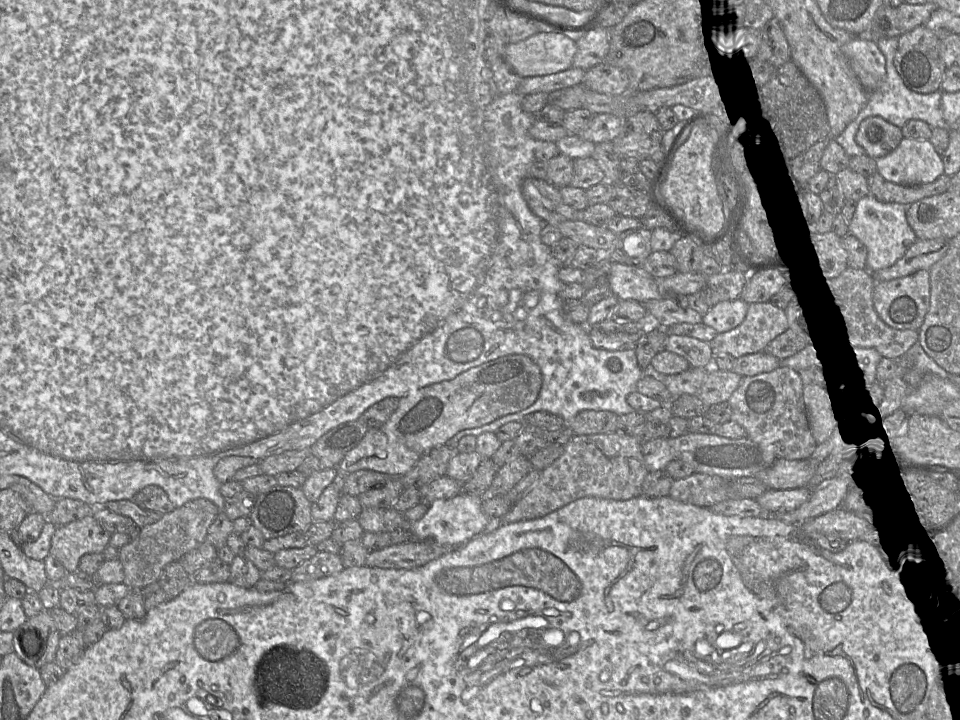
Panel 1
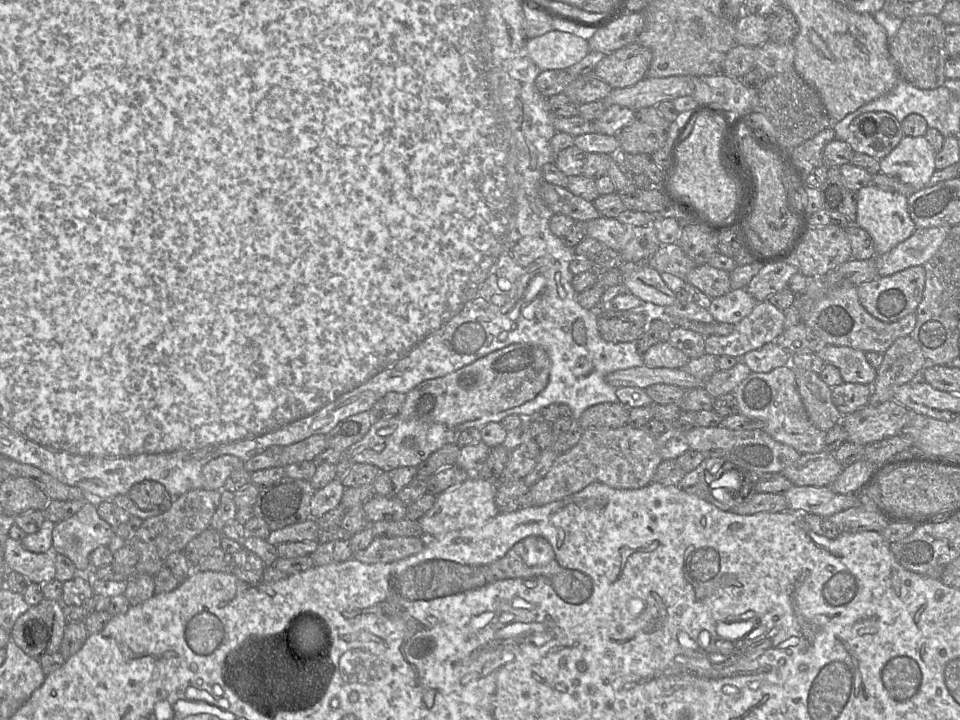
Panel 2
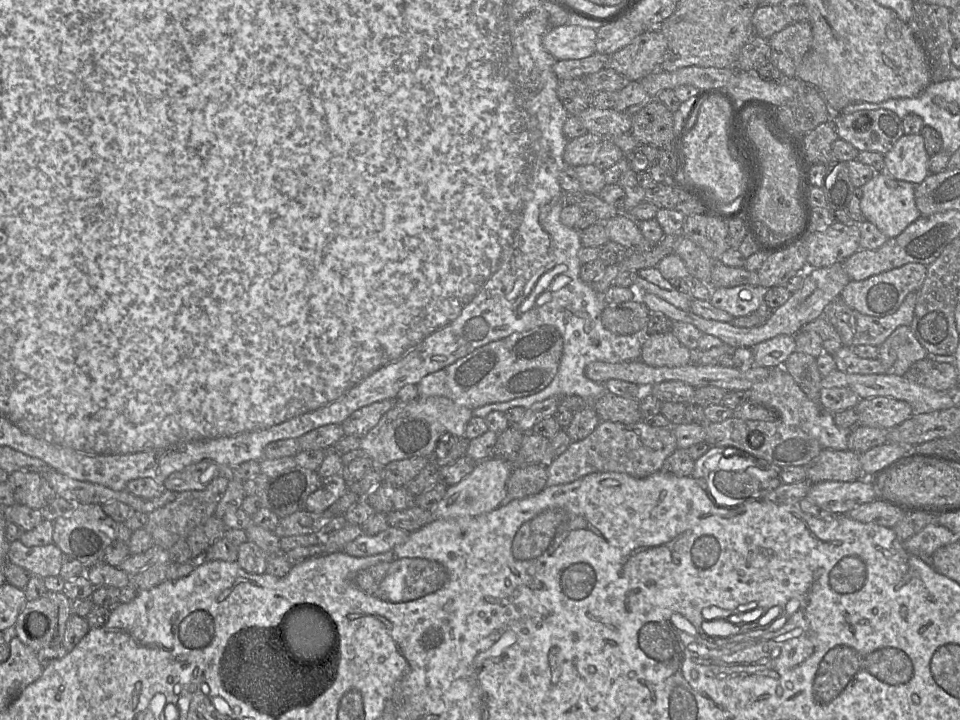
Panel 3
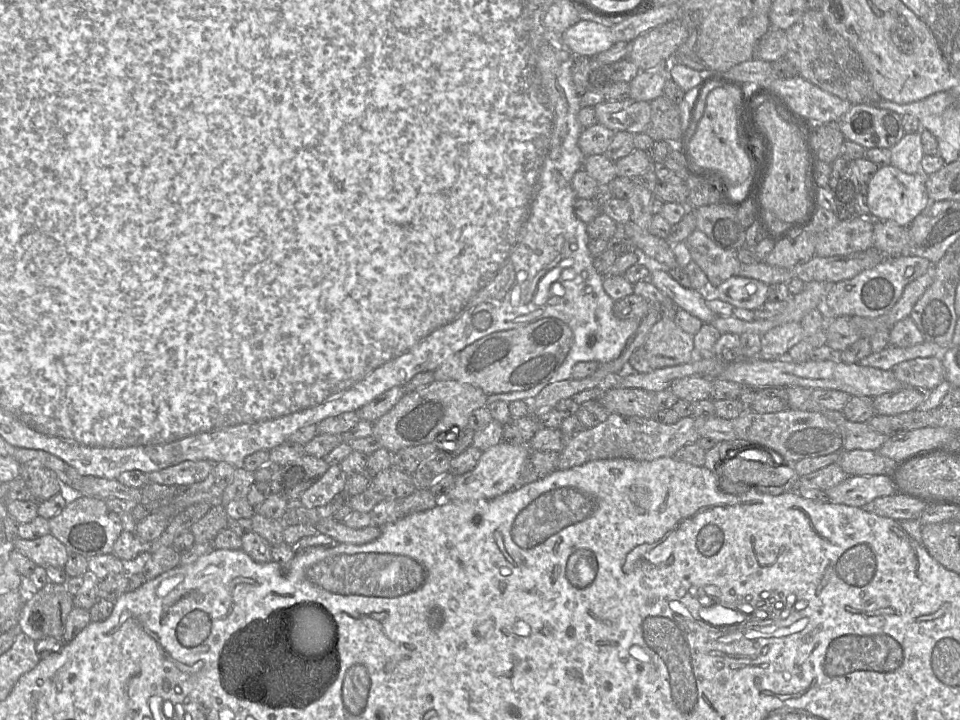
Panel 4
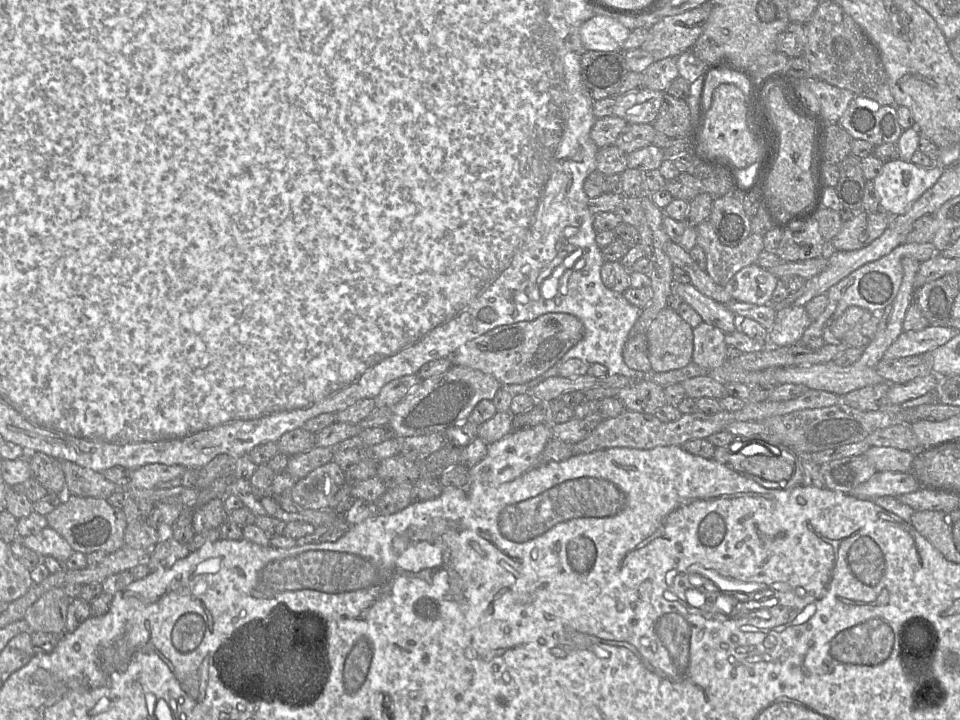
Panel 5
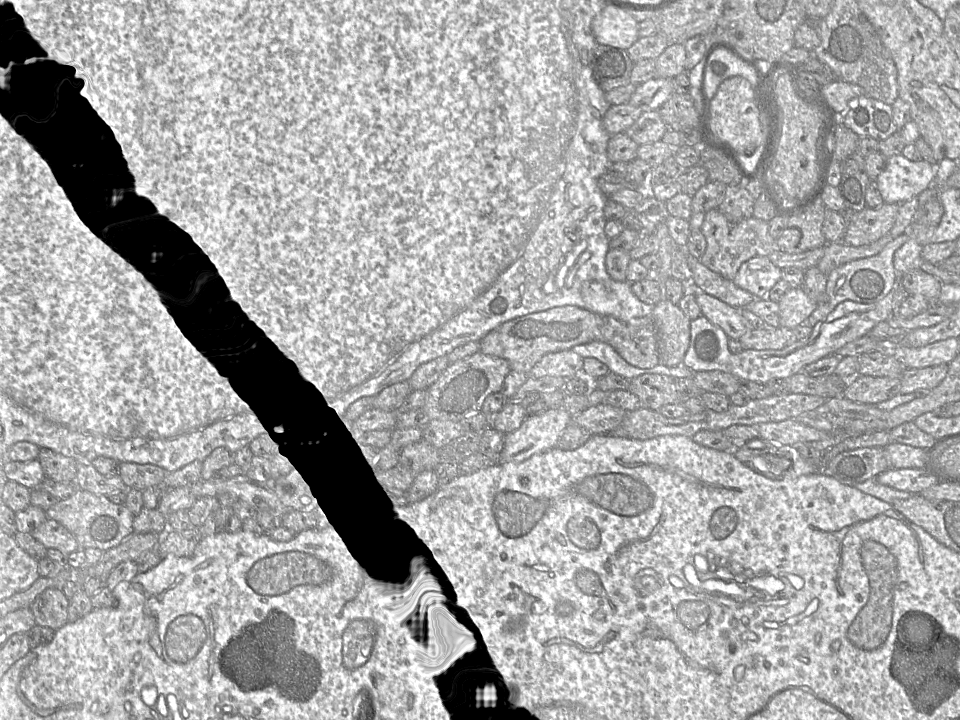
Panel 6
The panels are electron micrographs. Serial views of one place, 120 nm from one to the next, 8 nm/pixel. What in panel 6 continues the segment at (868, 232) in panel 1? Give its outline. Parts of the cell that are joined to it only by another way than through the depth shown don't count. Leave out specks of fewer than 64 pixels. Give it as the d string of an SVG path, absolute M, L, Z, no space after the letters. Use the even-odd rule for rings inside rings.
M894 155L886 158L886 166L876 182L883 204L902 204L934 186L935 178L935 165Z

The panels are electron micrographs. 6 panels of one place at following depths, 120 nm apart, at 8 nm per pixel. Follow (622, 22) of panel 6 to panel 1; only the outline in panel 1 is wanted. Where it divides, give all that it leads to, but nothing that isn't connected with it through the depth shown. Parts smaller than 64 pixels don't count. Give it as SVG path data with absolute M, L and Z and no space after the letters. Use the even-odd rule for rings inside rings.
M537 33L520 42L508 43L505 48L505 60L521 78L544 76L571 68L576 50L576 41L564 33Z

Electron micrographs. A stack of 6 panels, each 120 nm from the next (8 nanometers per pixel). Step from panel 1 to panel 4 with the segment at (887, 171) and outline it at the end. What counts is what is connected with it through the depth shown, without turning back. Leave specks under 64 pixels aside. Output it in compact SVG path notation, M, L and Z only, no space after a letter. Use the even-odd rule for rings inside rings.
M920 132L905 133L903 138L891 148L891 165L905 173L916 174L921 172L920 164L923 156Z

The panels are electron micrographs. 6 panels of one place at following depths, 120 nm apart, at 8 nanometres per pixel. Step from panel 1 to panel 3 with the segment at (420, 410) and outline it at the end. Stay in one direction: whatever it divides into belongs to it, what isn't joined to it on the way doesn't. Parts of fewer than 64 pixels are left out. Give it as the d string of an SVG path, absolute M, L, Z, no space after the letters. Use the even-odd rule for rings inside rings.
M536 325L523 332L483 345L452 364L424 376L418 383L418 398L443 396L471 410L536 394L546 388L557 374L563 354L563 337L551 325Z

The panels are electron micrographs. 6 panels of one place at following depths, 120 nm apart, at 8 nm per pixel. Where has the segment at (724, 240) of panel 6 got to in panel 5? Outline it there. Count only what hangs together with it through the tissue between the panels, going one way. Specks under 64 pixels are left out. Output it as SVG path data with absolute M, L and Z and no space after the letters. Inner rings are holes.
M705 220L696 227L699 245L706 255L706 272L718 285L725 287L741 269L756 264L764 251L764 236L751 233L735 247L723 245L712 224Z

